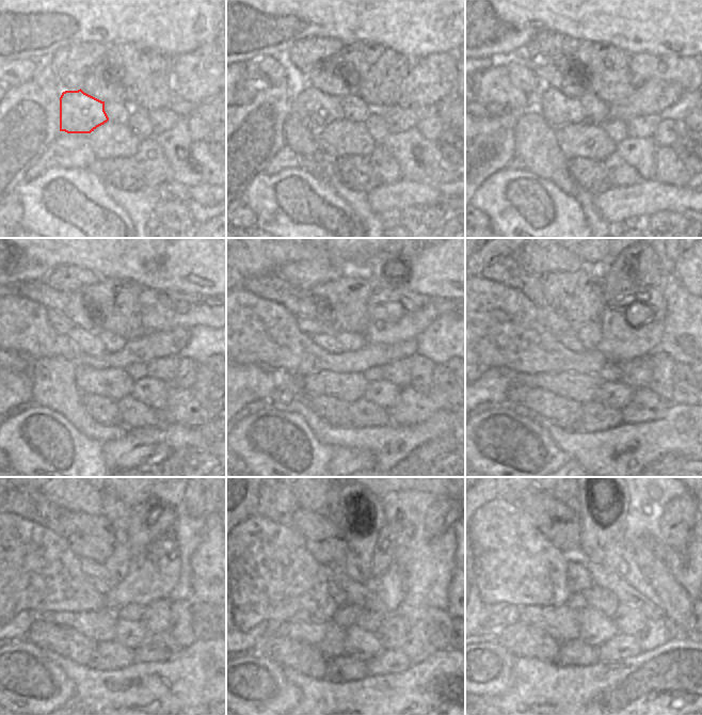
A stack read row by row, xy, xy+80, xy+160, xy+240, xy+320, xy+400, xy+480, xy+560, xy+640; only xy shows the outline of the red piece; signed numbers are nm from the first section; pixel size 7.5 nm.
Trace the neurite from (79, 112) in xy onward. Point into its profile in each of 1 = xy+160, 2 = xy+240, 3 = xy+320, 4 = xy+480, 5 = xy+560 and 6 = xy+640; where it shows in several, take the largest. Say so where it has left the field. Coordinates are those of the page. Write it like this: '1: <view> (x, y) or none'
1: xy+160 (558, 109)
2: xy+240 (91, 344)
3: xy+320 (328, 339)
4: xy+480 (101, 586)
5: xy+560 (339, 586)
6: xy+640 (574, 575)

